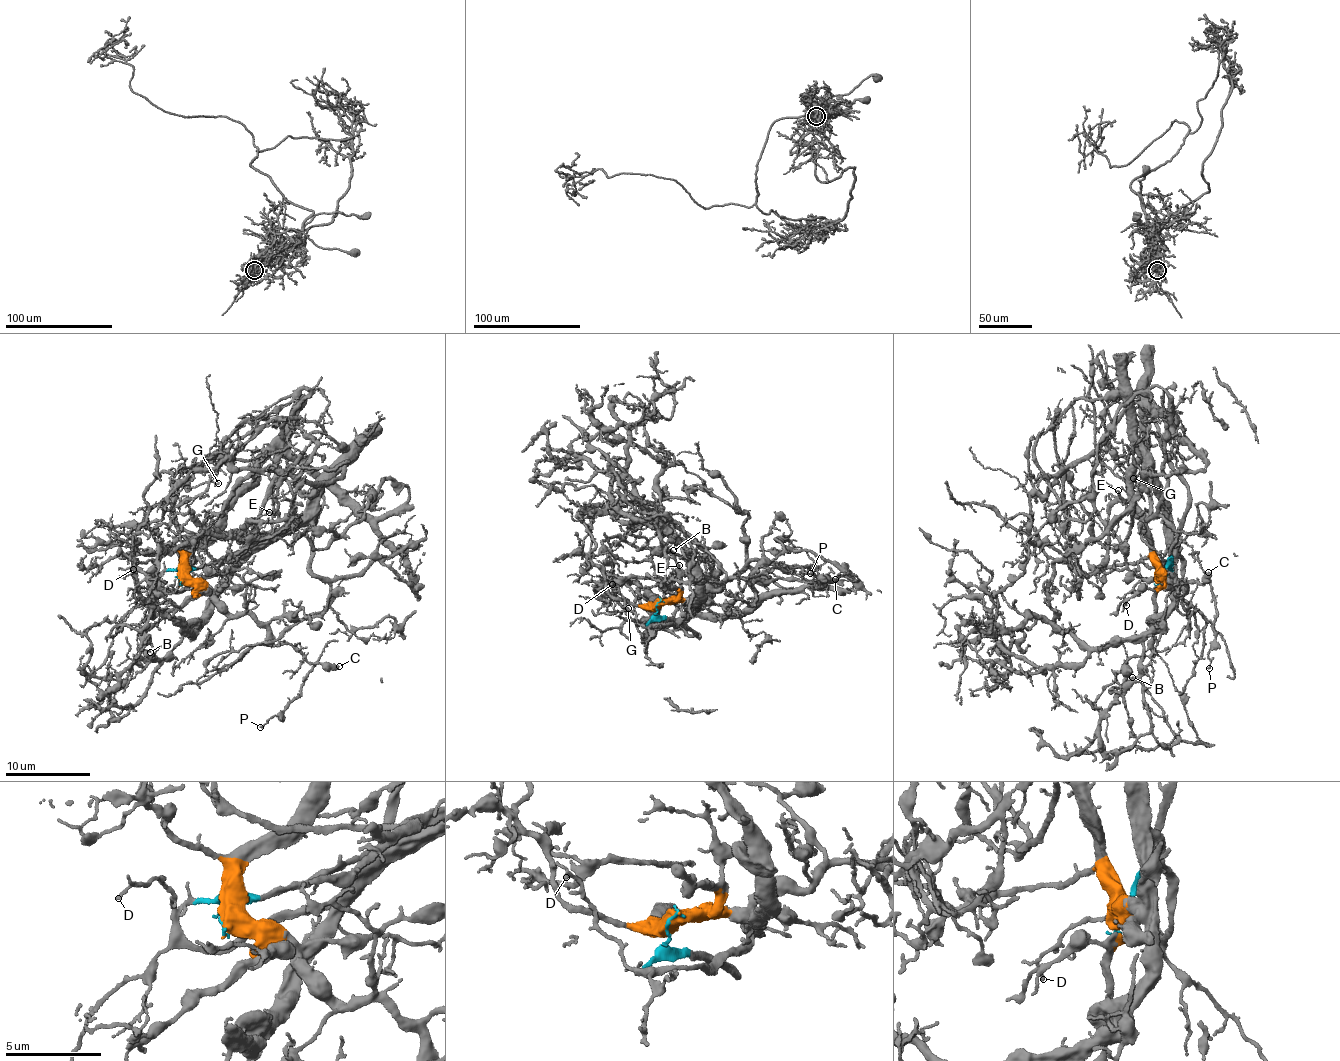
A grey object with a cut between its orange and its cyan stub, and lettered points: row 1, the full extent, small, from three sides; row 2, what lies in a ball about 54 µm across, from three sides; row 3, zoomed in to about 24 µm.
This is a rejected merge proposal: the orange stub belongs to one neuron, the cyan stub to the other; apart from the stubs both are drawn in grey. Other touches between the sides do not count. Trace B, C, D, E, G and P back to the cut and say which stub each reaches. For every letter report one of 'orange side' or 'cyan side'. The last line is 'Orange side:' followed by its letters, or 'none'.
B: orange side
C: orange side
D: cyan side
E: orange side
G: orange side
P: orange side
Orange side: B, C, E, G, P

